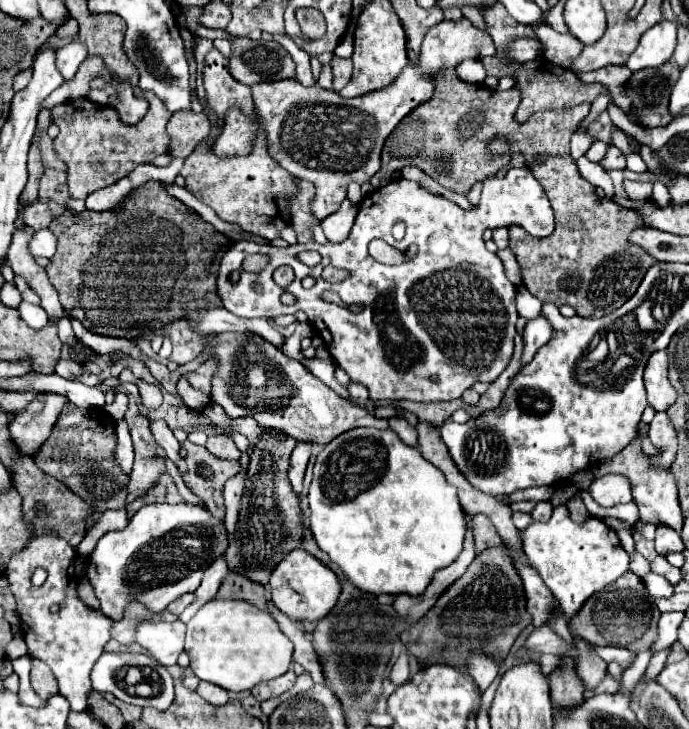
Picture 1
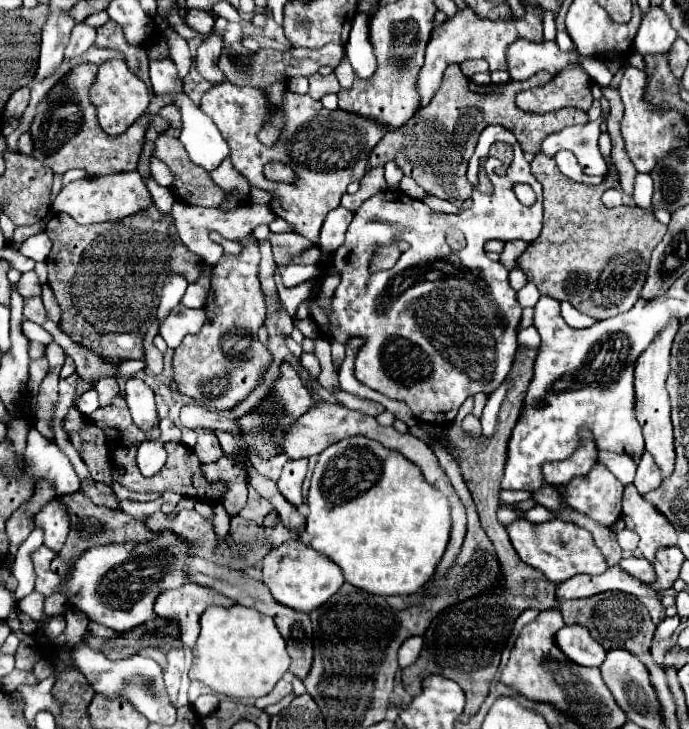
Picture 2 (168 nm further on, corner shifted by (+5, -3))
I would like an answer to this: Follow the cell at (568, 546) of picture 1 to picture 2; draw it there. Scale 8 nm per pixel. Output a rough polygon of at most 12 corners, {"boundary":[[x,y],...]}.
{"boundary":[[548,520],[506,526],[522,562],[550,582],[602,574],[588,530]]}

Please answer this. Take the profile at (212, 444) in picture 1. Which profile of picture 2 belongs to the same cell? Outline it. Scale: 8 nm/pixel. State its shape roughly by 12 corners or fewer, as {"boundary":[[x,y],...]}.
{"boundary":[[200,432],[194,446],[202,464],[224,456],[214,432]]}

